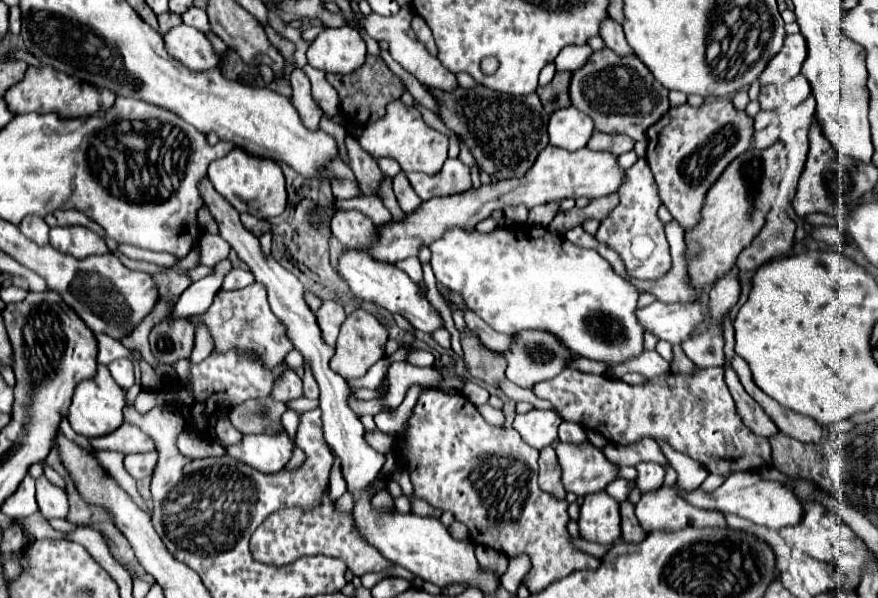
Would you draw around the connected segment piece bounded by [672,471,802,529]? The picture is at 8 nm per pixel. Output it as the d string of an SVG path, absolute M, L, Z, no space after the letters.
M752 471L730 473L730 477L712 493L706 493L700 487L694 491L684 491L684 489L680 489L678 483L674 483L672 489L694 507L716 509L722 513L734 513L738 517L744 517L744 519L748 519L756 525L764 525L768 529L782 529L786 525L798 525L798 521L802 521L802 503L798 501L796 493L788 485L784 485L780 481L760 479Z

